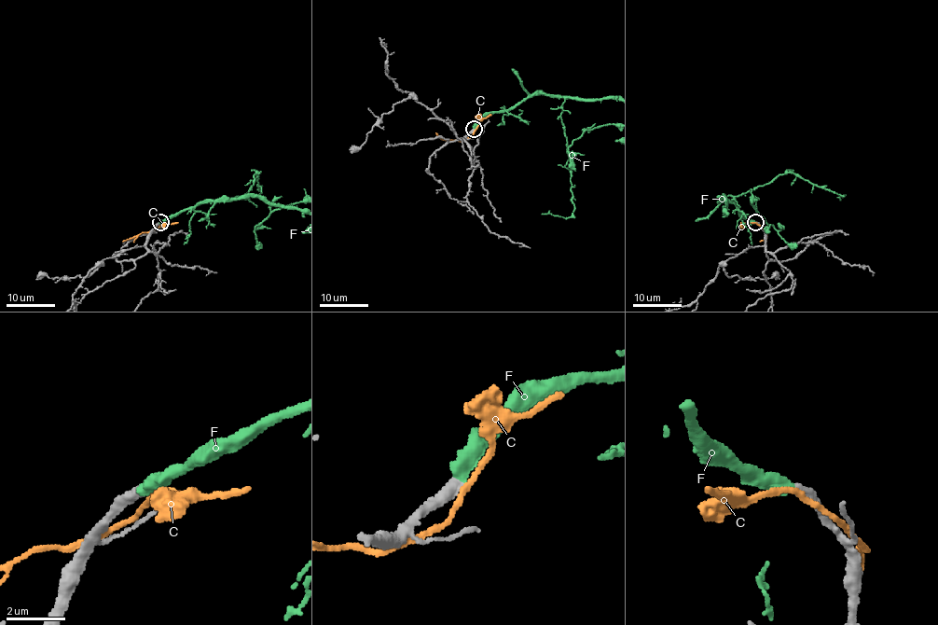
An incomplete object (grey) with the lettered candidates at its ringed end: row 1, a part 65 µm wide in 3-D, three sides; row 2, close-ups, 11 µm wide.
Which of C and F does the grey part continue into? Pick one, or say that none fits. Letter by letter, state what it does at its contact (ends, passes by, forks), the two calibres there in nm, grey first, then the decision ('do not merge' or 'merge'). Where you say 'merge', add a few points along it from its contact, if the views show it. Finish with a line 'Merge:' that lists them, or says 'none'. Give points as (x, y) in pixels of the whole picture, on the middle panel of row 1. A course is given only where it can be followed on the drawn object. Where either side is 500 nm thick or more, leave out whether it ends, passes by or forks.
C: it passes by | 420/180 nm | do not merge
F: it ends | 420/480 nm | merge
Merge: F

